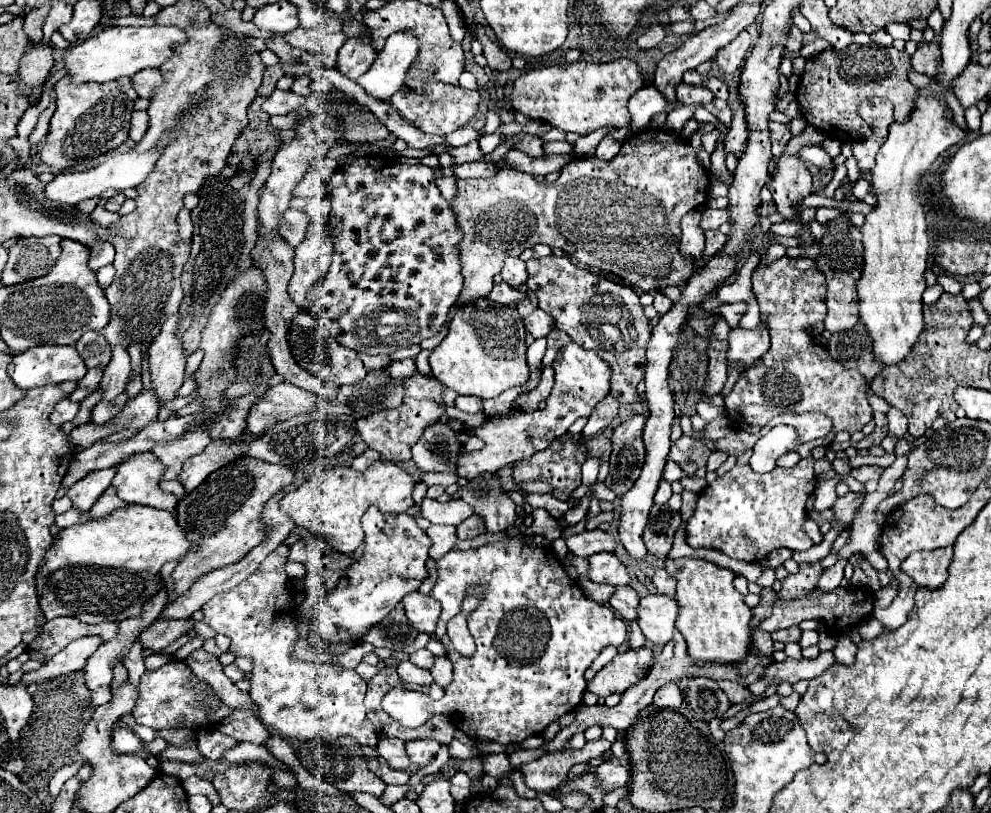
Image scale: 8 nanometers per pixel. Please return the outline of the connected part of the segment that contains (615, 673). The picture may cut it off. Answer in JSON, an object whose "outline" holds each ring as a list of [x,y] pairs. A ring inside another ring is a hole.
{"outline":[[[649,648],[625,650],[617,654],[607,666],[603,666],[595,678],[589,682],[589,692],[593,694],[613,694],[625,692],[629,686],[639,682],[645,676],[653,652]]]}

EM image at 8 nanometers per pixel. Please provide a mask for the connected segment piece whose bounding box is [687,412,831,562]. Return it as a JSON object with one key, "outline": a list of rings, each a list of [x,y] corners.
{"outline":[[[805,412],[775,416],[759,434],[731,430],[727,436],[715,440],[715,448],[719,452],[733,454],[737,458],[737,464],[725,476],[717,478],[713,484],[699,492],[695,512],[687,520],[687,544],[691,548],[713,548],[737,560],[761,562],[781,546],[789,550],[807,550],[813,546],[811,538],[803,532],[803,520],[807,516],[805,502],[817,486],[813,474],[815,460],[803,458],[793,468],[775,468],[771,474],[757,474],[749,466],[749,456],[755,442],[765,432],[783,422],[791,424],[797,430],[799,442],[822,438],[831,432],[831,418],[819,412]]]}

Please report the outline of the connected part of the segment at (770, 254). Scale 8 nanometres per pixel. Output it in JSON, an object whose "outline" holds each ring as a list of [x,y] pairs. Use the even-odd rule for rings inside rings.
{"outline":[[[777,242],[771,244],[769,250],[767,250],[767,254],[765,254],[765,258],[759,262],[759,266],[765,266],[765,264],[771,264],[773,260],[779,260],[781,256],[785,256],[785,250],[787,248],[783,244],[777,244]]]}

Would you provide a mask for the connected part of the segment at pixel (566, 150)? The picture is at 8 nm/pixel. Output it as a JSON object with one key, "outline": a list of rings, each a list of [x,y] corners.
{"outline":[[[567,140],[561,142],[545,142],[543,150],[547,154],[573,154],[573,144],[569,144]]]}

